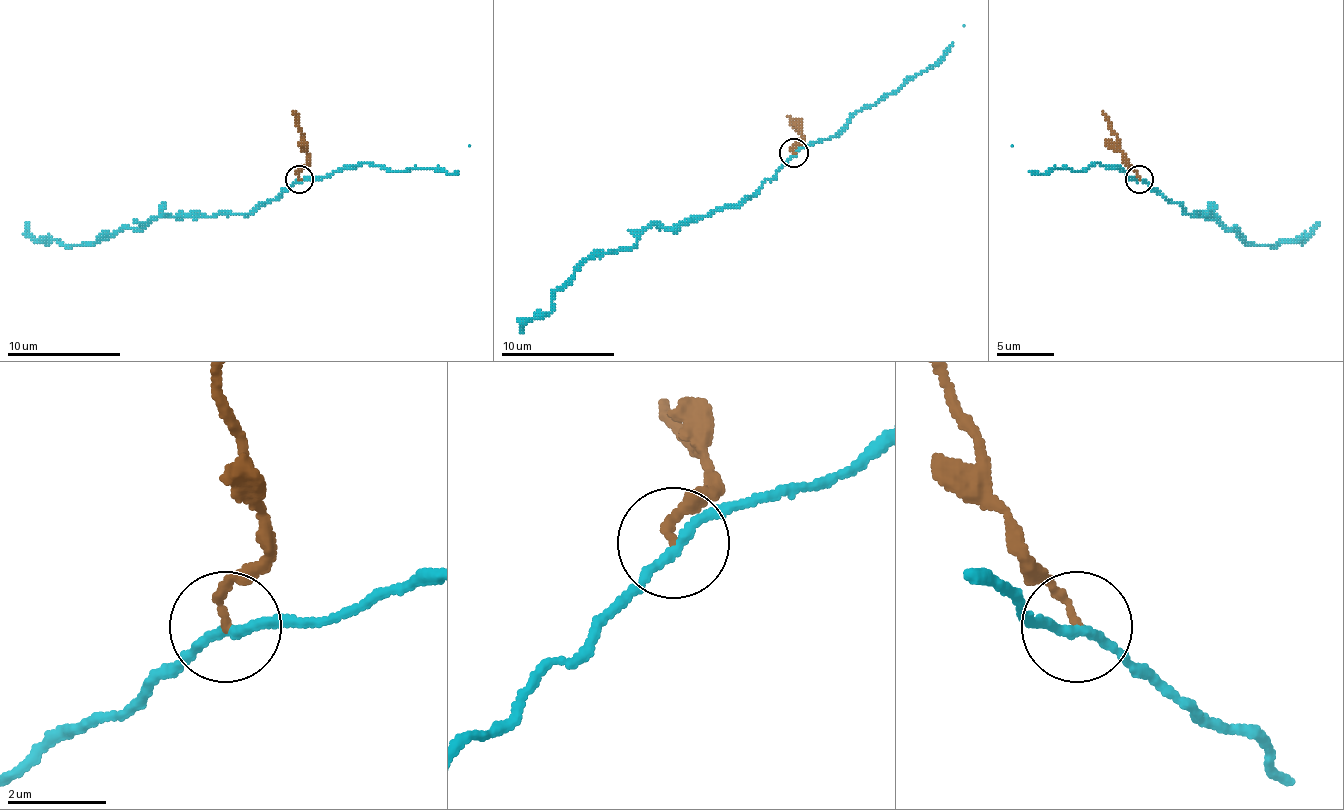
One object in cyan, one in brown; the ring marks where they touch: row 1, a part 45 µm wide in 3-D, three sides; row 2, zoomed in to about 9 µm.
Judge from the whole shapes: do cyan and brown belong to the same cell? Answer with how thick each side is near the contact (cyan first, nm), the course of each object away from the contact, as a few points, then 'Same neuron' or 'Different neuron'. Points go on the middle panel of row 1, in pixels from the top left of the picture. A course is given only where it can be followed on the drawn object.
Thickness 180 nm (cyan) against 160 nm. Course of cyan: (793, 153), (742, 202), (671, 227), (651, 224), (631, 247), (597, 253), (554, 293), (551, 310), (520, 332). Course of brown: (793, 153), (801, 136), (787, 116). Different neuron

